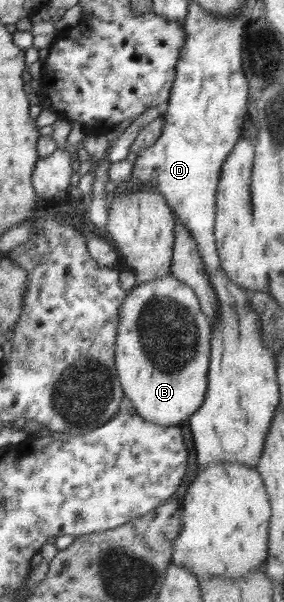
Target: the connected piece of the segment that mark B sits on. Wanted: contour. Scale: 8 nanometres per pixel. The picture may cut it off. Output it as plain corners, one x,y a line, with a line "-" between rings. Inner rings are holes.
170,273
147,283
137,283
125,295
117,317
115,361
124,395
132,401
135,412
145,421
157,425
179,426
200,408
208,388
211,322
201,311
197,295
188,284

